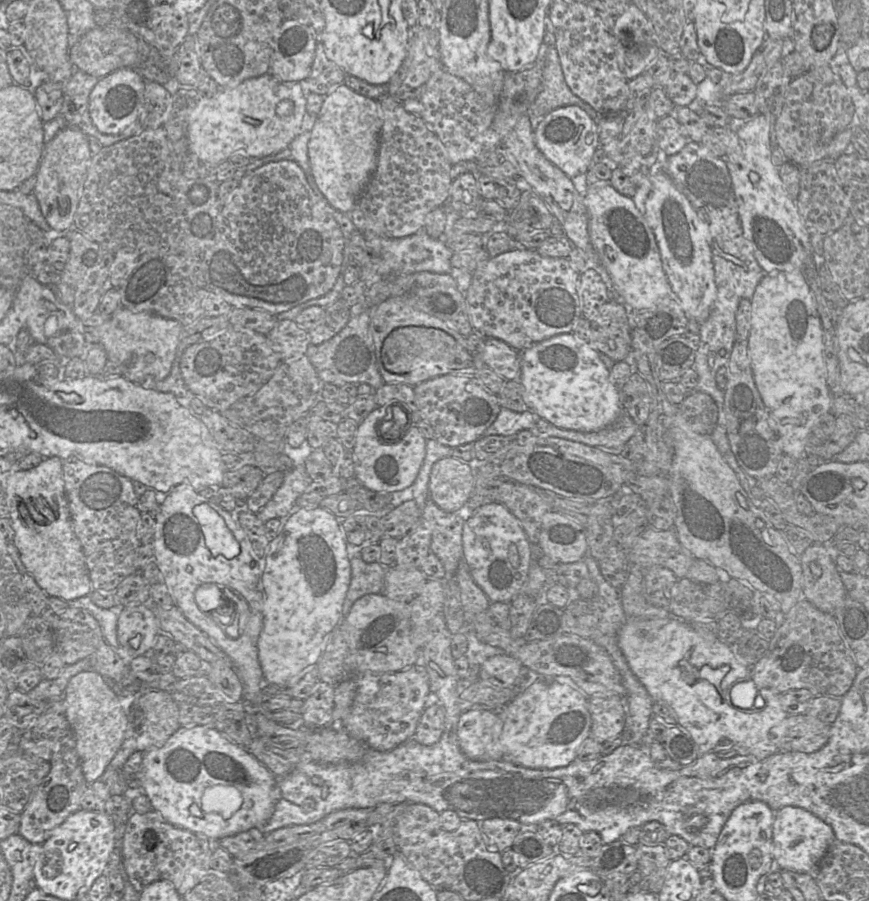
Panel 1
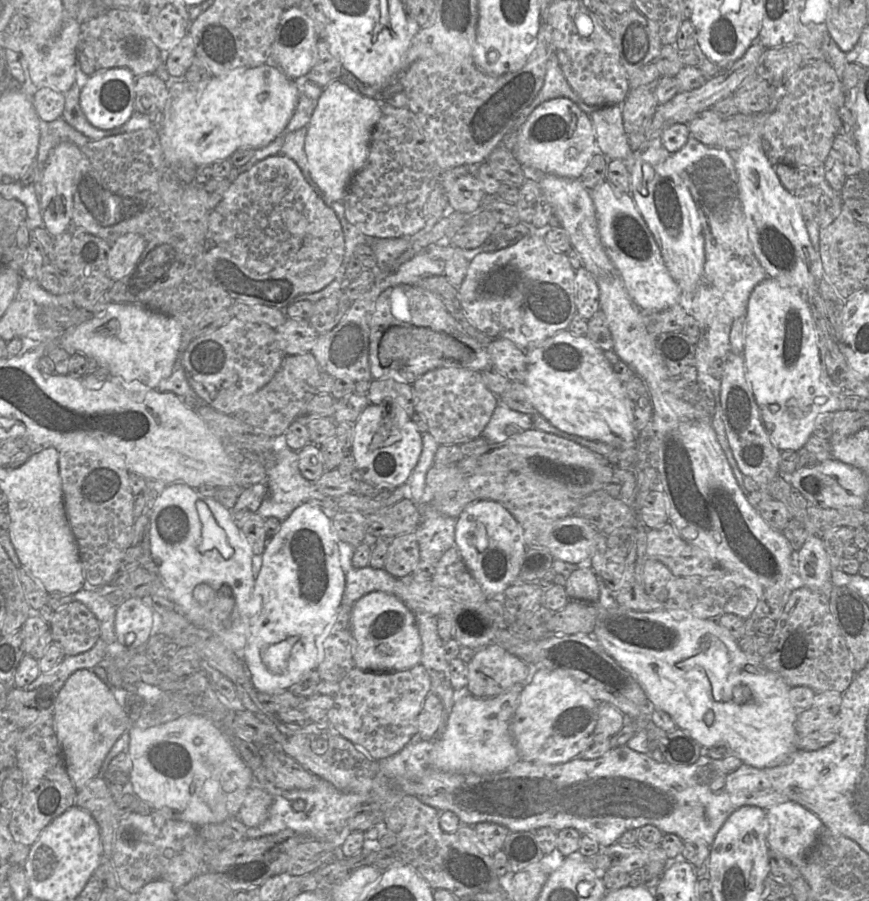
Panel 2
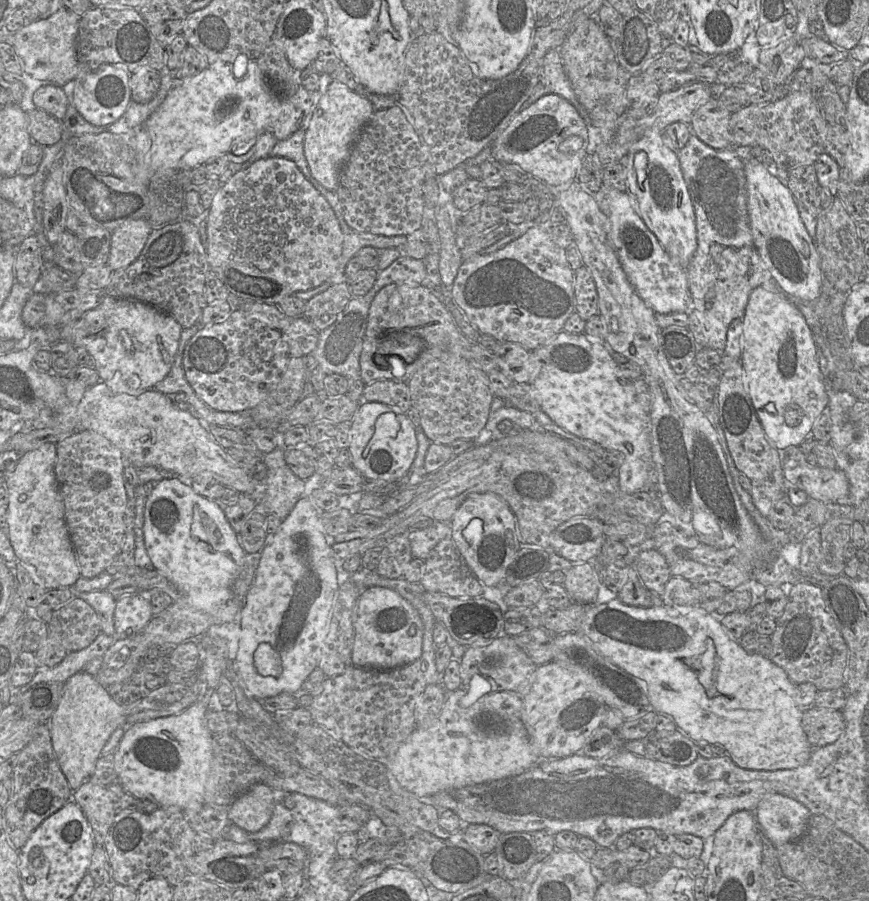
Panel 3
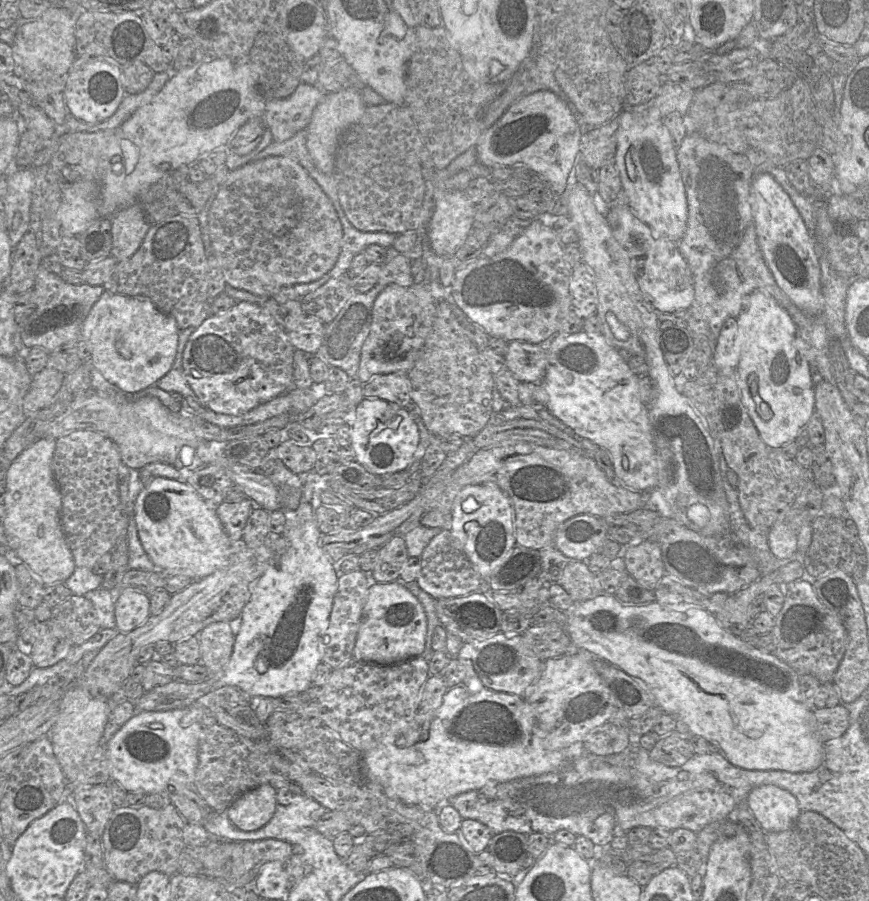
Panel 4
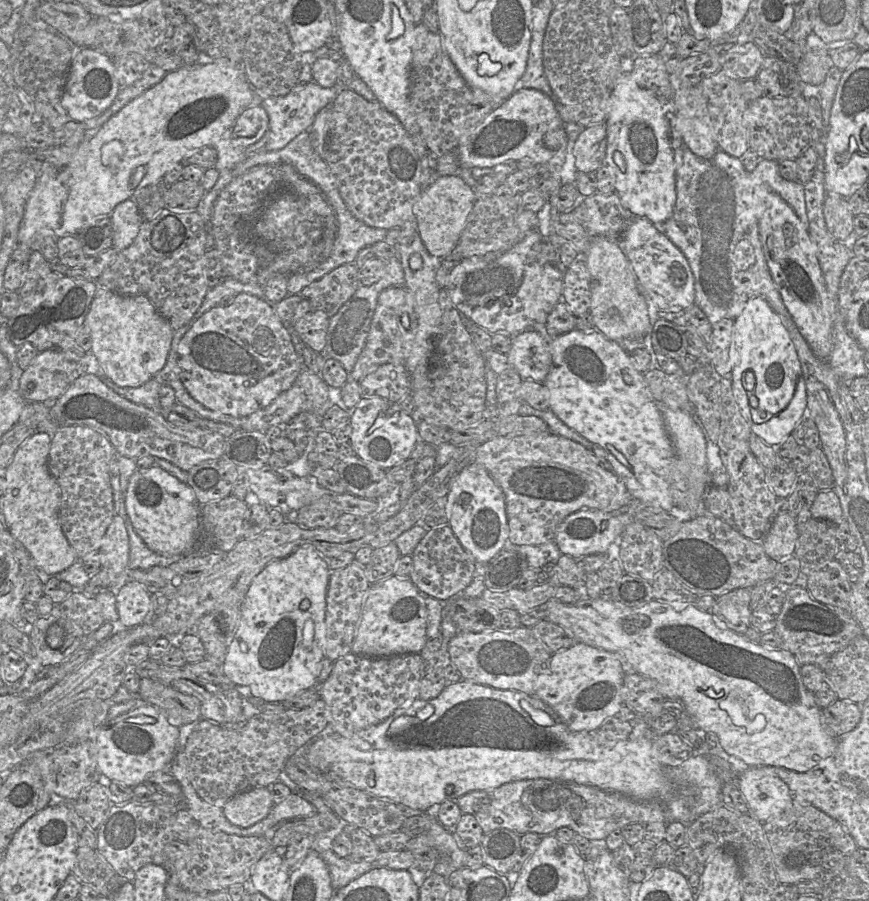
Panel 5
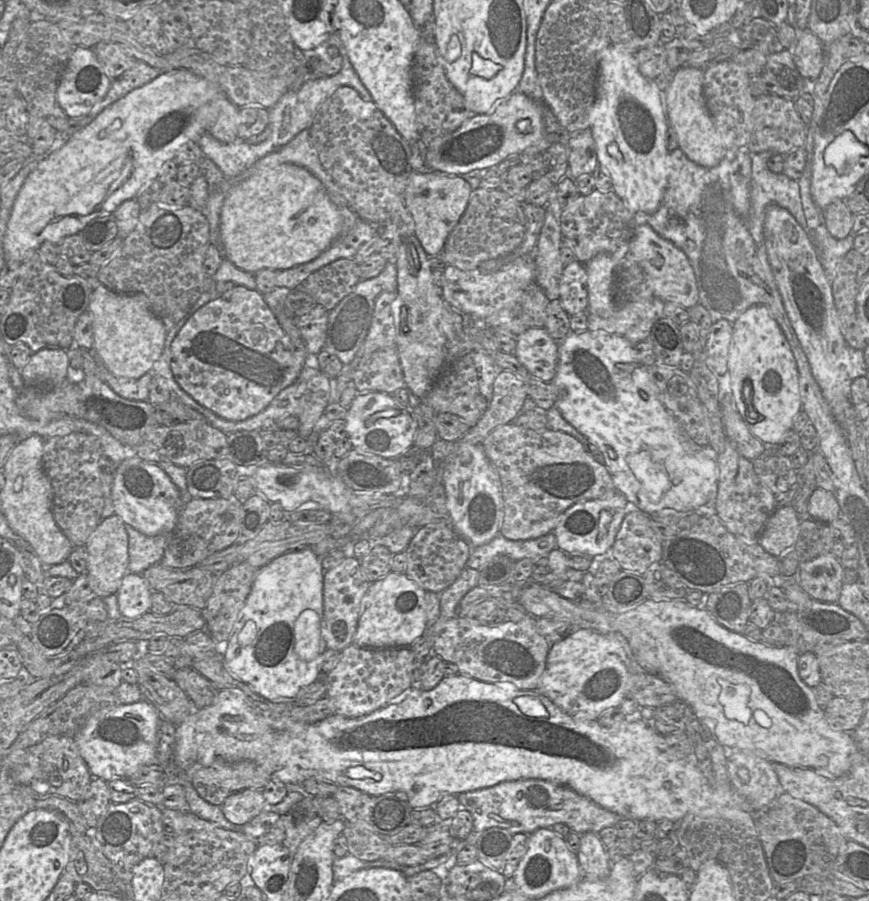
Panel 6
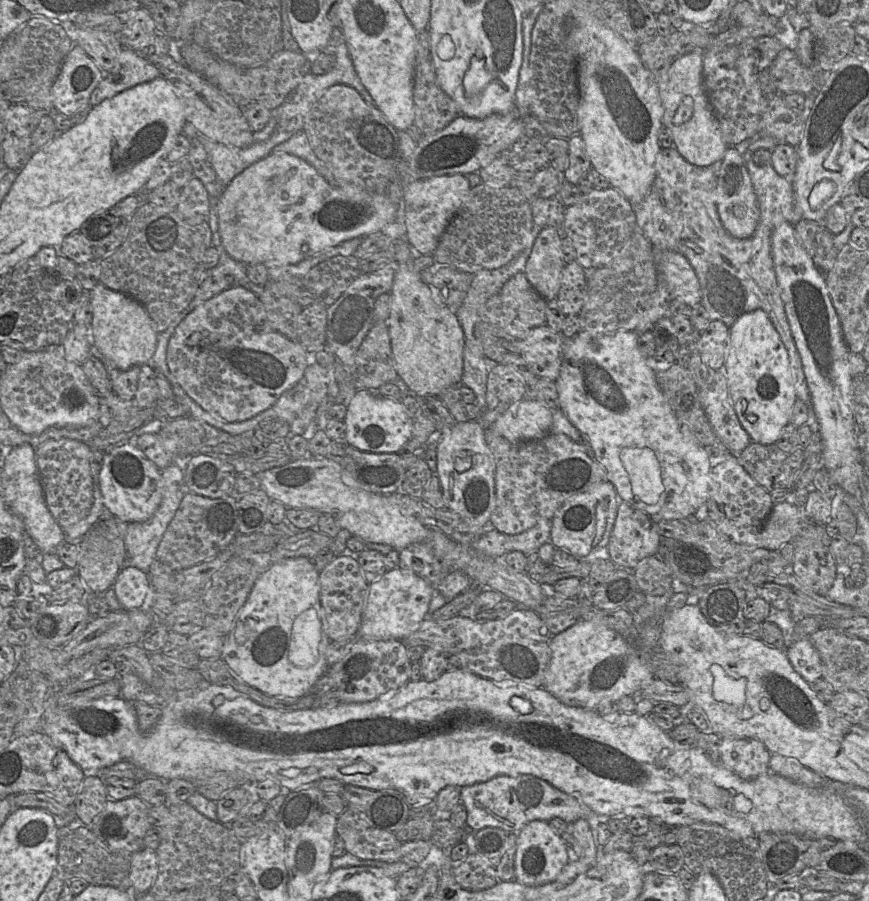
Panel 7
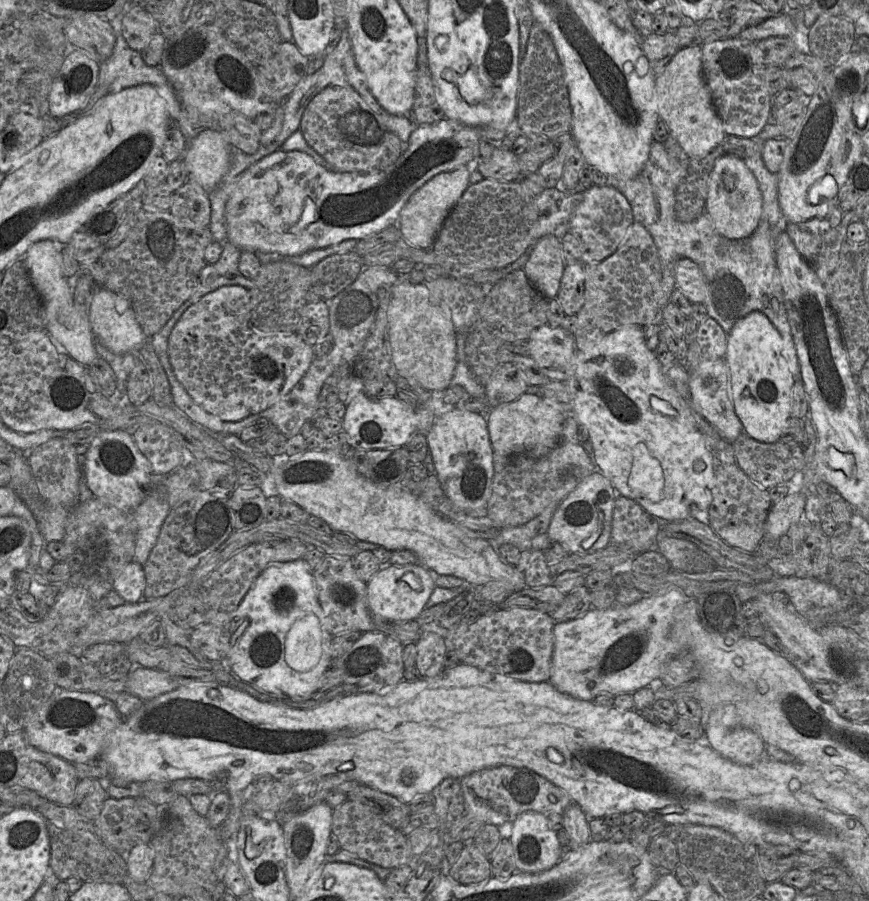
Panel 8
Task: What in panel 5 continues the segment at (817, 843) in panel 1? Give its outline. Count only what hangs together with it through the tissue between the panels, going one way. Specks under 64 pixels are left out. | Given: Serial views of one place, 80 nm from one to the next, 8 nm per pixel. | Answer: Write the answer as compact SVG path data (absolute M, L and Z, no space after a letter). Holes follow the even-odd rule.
M750 767L736 776L750 813L761 823L787 811L794 803L788 786L773 772L773 767Z

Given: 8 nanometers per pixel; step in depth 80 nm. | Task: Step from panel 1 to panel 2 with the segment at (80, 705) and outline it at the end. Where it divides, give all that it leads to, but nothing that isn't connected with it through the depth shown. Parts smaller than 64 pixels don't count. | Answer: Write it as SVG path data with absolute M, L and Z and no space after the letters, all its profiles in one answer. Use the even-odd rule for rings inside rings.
M90 669L77 670L66 680L56 699L53 720L66 771L77 791L99 775L114 743L133 725L110 688Z

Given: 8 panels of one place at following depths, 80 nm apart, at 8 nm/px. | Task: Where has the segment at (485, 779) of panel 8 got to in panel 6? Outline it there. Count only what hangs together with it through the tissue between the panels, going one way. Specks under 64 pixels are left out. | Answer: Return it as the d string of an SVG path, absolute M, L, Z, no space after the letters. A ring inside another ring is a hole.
M542 779L505 781L492 787L461 793L458 795L458 799L460 807L471 814L473 818L473 831L476 833L481 833L488 828L504 828L511 834L531 834L540 828L552 828L557 823L564 823L571 831L575 831L578 834L586 832L598 834L606 827L615 827L620 820L624 819L617 813L602 808L587 797L568 787Z

